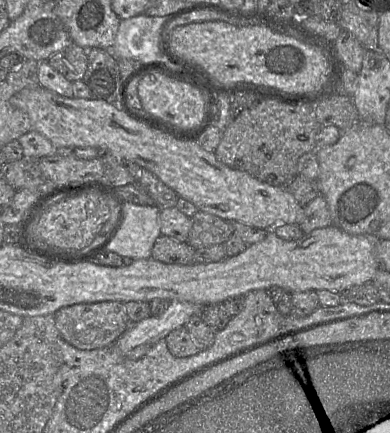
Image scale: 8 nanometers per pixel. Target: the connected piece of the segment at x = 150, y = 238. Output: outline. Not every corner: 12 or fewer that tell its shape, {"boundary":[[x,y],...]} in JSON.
{"boundary":[[121,203],[106,249],[133,261],[151,258],[160,208]]}

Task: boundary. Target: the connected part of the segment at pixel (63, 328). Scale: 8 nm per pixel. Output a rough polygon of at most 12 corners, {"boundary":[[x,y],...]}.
{"boundary":[[117,301],[74,304],[53,316],[80,350],[110,346],[129,326]]}

